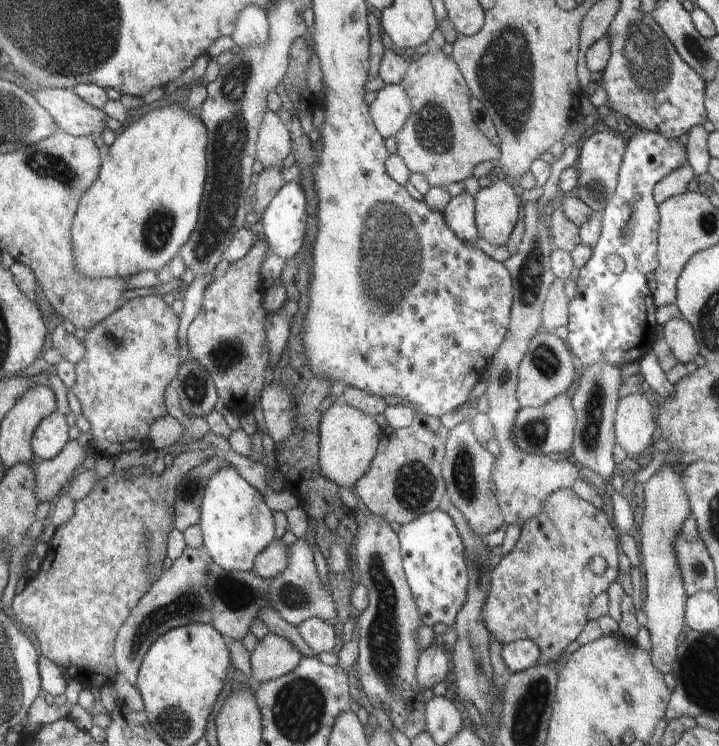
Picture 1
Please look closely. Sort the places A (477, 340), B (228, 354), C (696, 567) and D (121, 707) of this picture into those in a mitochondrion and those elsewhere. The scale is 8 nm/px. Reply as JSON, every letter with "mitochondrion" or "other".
{"A":"other","B":"mitochondrion","C":"mitochondrion","D":"other"}

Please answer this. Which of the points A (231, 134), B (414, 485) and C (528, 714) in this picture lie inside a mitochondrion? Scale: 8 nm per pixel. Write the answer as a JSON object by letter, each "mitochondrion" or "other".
{"A":"mitochondrion","B":"mitochondrion","C":"mitochondrion"}

